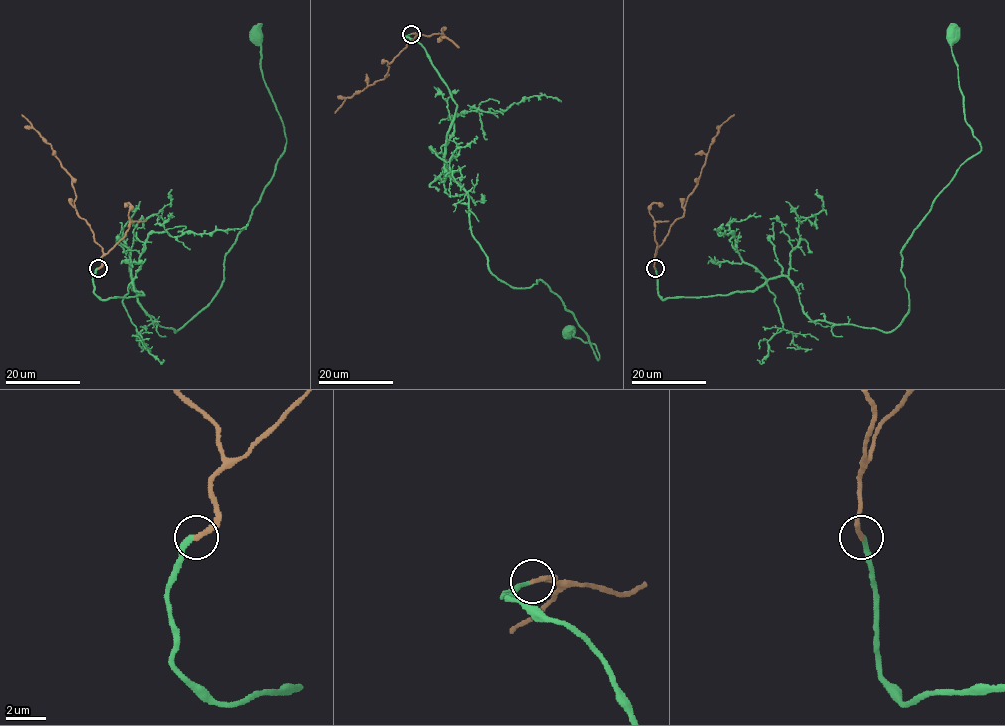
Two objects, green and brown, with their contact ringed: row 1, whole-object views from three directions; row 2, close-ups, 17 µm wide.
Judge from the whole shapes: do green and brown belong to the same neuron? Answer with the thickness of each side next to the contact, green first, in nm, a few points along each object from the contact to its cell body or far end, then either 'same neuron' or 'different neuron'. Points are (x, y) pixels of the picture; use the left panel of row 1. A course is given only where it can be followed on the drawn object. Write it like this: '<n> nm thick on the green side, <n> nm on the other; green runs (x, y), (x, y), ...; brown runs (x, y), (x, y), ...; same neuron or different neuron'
240 nm thick on the green side, 260 nm on the other; green runs (97, 268), (93, 292), (144, 294), (131, 276), (144, 311), (175, 332), (212, 300), (285, 150), (254, 34); brown runs (98, 268), (102, 247), (93, 239), (90, 225), (78, 214), (72, 178), (51, 146), (21, 114); same neuron

